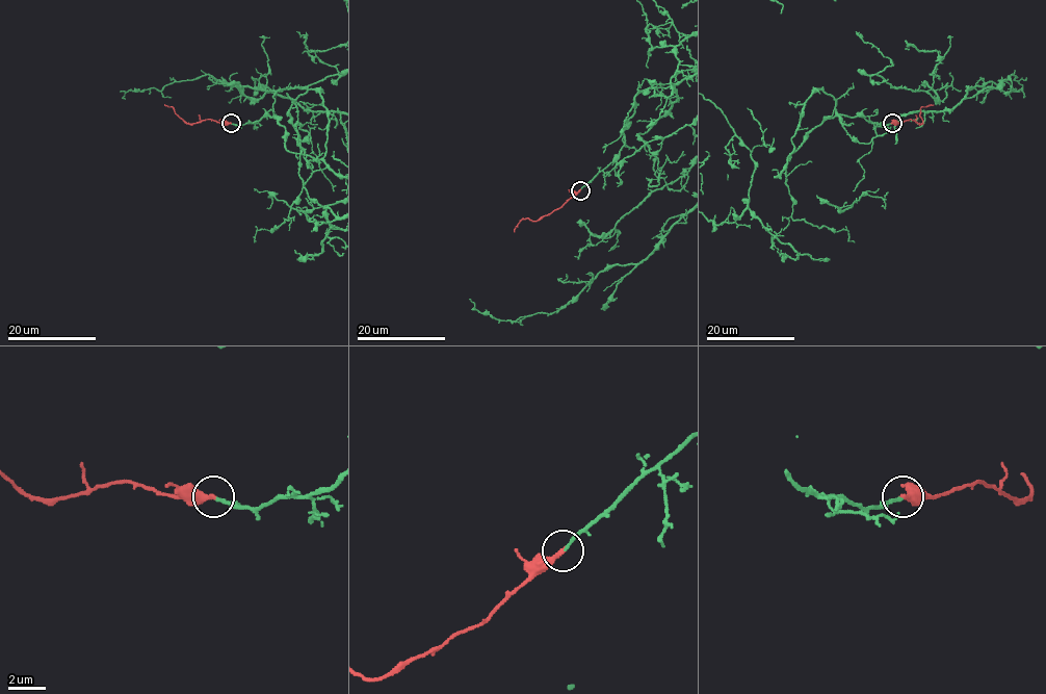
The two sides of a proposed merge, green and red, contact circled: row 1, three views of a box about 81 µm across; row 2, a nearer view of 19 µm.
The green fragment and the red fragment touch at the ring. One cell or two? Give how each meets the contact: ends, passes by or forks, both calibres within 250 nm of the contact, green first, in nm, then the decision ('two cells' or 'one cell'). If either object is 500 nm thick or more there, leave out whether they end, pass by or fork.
green ends there; red ends there; 160 nm thick on the green side, 320 nm on the other; one cell

